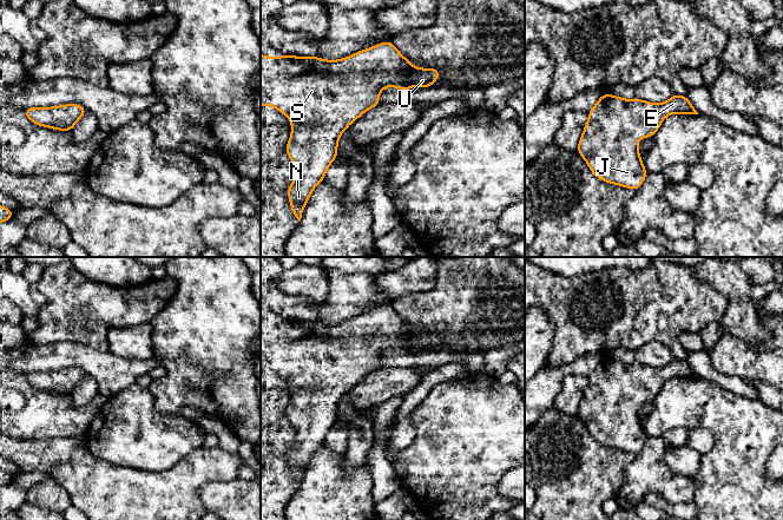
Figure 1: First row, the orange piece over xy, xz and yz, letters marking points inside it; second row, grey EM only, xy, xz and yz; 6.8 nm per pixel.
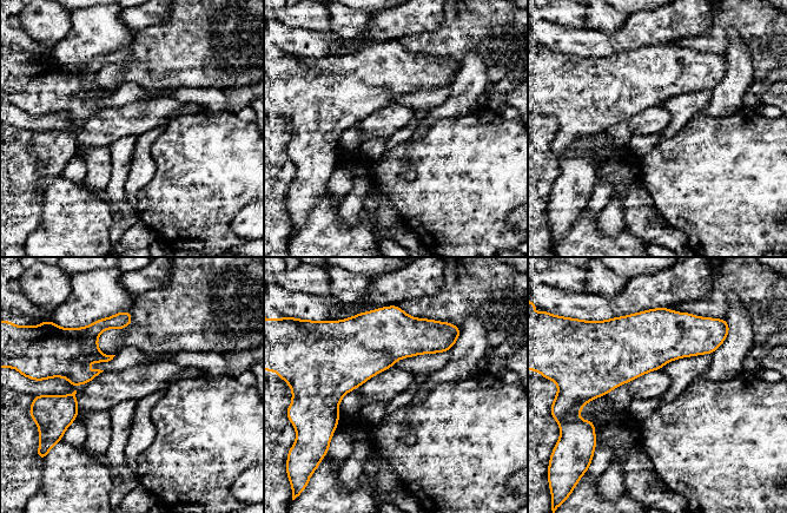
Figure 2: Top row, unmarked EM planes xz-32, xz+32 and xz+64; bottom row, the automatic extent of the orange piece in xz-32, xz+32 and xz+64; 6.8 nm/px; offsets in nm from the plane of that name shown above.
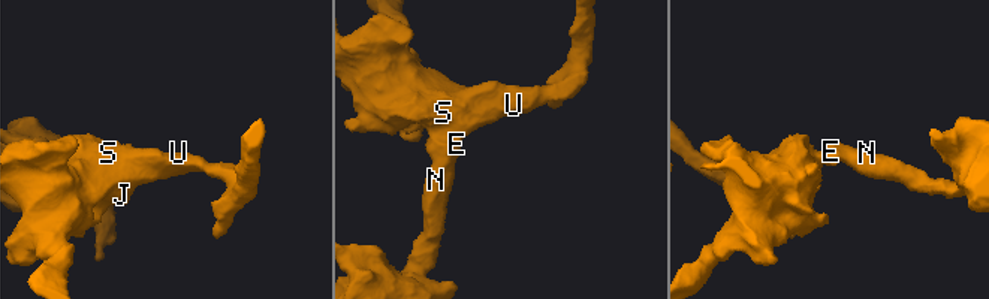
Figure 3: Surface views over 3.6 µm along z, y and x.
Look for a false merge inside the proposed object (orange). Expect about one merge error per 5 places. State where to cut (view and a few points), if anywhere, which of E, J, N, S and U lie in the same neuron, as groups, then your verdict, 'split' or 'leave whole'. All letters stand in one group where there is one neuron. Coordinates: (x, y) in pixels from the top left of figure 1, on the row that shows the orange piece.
no cut; E J N S U; leave whole

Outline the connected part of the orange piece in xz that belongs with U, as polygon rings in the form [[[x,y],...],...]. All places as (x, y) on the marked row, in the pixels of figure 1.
[[[393,41],[377,44],[340,60],[283,54],[271,58],[261,54],[261,106],[277,108],[294,125],[285,145],[287,154],[296,167],[294,182],[288,187],[292,215],[301,220],[311,191],[324,180],[329,165],[338,156],[337,145],[342,132],[366,111],[380,105],[379,96],[384,87],[432,87],[439,77],[437,68],[414,67]]]

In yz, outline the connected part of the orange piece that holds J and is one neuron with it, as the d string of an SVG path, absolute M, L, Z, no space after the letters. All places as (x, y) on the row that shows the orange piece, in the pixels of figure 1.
M604 93L588 112L577 151L596 177L636 191L645 180L647 171L638 152L641 141L634 138L653 137L664 118L673 113L698 114L689 97L673 94L667 101L656 105L639 98L627 100Z

